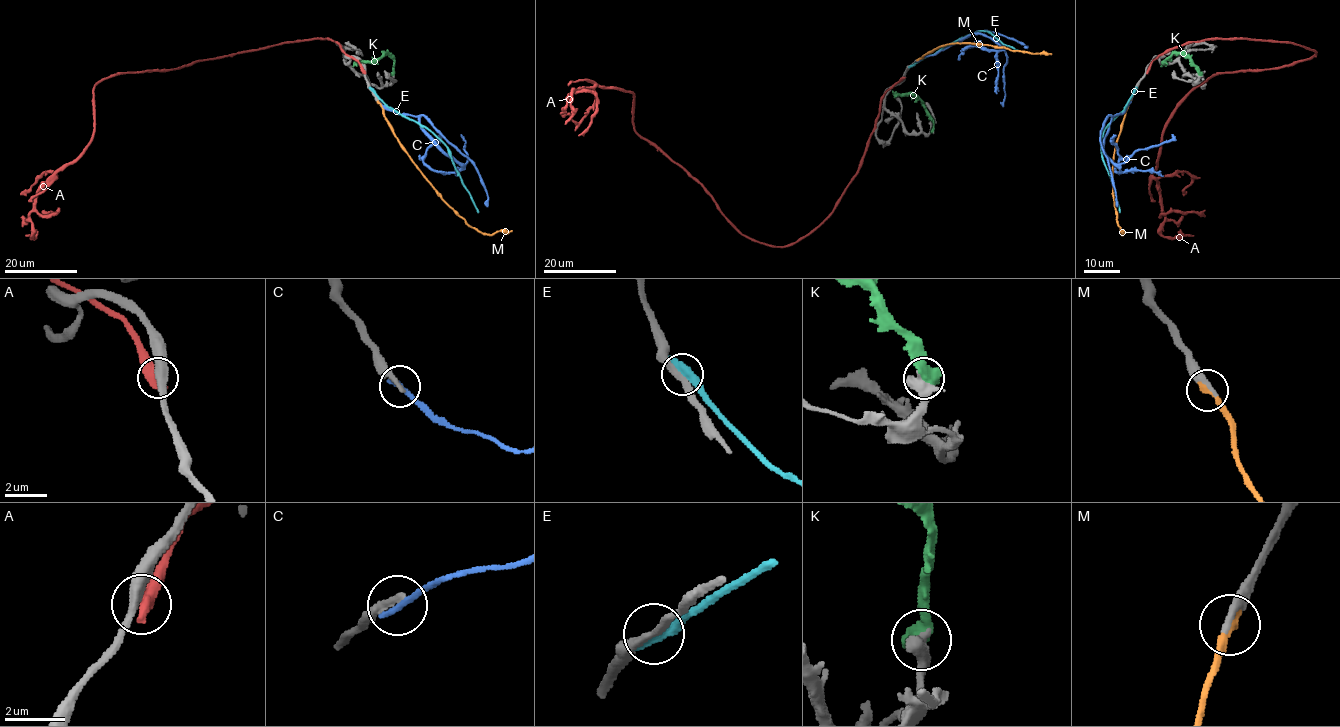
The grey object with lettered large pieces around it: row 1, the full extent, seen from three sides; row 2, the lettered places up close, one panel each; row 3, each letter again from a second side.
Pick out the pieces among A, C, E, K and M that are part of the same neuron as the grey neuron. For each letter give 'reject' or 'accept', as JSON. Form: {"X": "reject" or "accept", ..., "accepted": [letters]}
{"A": "reject", "C": "reject", "E": "reject", "K": "reject", "M": "accept", "accepted": ["M"]}

